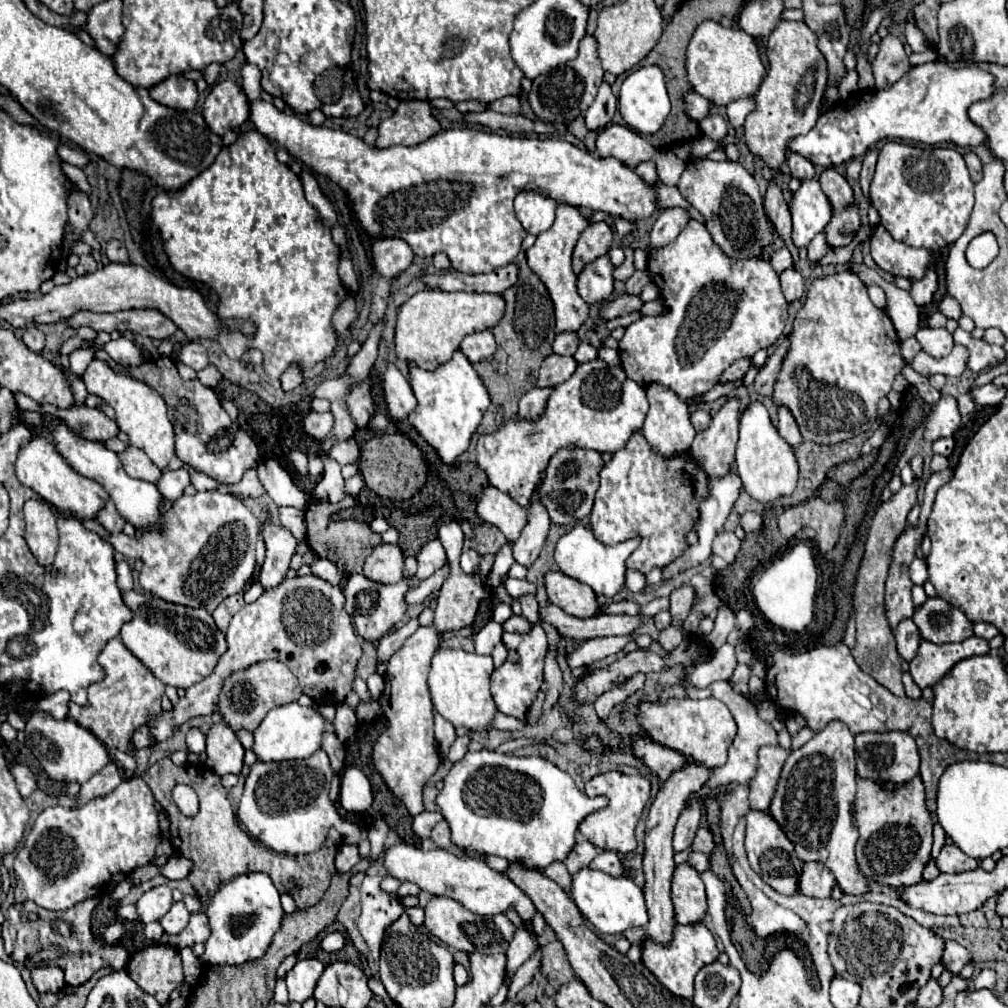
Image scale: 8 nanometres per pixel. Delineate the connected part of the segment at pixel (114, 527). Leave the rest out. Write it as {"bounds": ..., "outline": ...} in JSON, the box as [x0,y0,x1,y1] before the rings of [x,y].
{"bounds":[96,501,126,533],"outline":[[[106,501],[106,507],[102,509],[102,513],[98,513],[96,519],[108,533],[120,533],[126,525],[126,519],[118,513],[118,509],[114,507],[112,501]]]}

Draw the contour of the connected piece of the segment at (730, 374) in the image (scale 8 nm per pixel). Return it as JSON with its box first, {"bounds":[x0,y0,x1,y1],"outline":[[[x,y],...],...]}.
{"bounds":[720,359,750,383],"outline":[[[738,359],[734,361],[722,375],[720,375],[720,383],[732,383],[732,381],[738,381],[744,377],[744,373],[750,369],[750,359]]]}

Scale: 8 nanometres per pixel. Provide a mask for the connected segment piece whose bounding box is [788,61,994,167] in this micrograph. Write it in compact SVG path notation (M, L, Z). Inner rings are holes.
M944 61L914 65L898 83L888 89L872 89L850 95L822 111L810 133L794 137L790 151L804 155L820 167L832 167L862 157L882 139L906 139L926 145L954 143L958 147L978 147L986 135L968 119L968 107L988 99L994 91L994 77L978 67L954 69Z

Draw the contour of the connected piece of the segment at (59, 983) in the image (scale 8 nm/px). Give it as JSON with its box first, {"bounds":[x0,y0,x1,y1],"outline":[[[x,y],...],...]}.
{"bounds":[32,965,64,993],"outline":[[[56,965],[38,967],[32,971],[32,983],[38,993],[58,993],[64,987],[64,973]]]}

